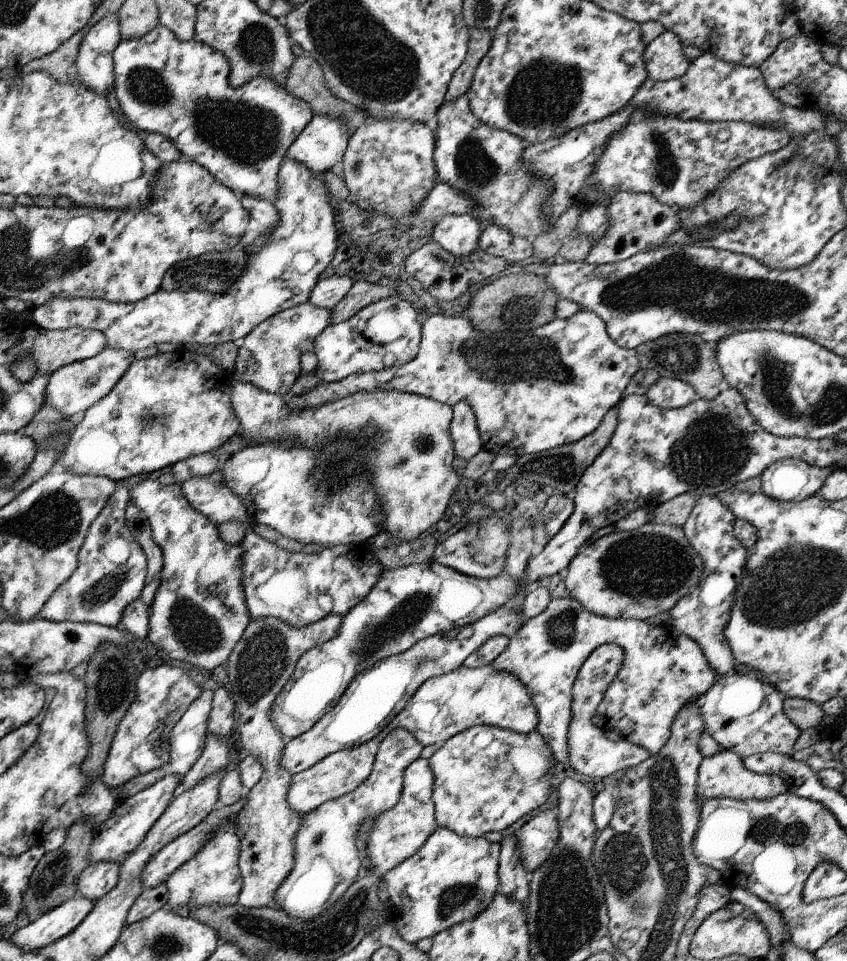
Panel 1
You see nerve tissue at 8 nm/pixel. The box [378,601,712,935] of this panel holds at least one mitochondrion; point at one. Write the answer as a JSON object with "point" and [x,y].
{"point":[451,899]}

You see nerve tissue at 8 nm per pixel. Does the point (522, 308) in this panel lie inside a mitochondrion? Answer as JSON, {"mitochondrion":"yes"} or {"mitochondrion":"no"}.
{"mitochondrion":"yes"}

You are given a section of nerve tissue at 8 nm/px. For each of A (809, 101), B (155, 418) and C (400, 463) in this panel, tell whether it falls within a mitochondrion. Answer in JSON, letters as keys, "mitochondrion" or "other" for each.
{"A":"other","B":"mitochondrion","C":"mitochondrion"}

